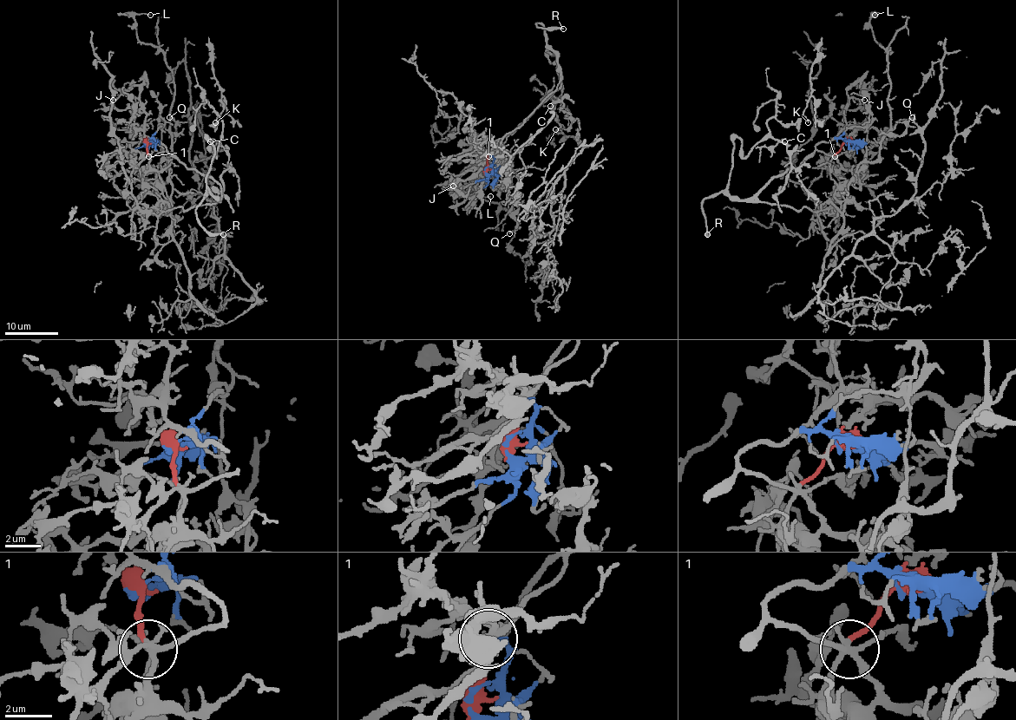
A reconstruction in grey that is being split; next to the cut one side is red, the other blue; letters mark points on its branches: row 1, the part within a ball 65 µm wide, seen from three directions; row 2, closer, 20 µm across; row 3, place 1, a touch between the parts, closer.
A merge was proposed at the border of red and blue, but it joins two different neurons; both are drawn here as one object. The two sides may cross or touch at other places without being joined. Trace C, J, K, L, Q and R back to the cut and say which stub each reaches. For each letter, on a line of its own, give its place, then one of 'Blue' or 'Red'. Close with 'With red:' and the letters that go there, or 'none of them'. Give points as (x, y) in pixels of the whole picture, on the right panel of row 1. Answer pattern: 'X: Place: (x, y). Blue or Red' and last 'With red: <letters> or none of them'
C: Place: (784, 141). Blue
J: Place: (864, 100). Blue
K: Place: (808, 122). Blue
L: Place: (875, 15). Red
Q: Place: (912, 117). Red
R: Place: (707, 234). Blue
With red: L, Q

